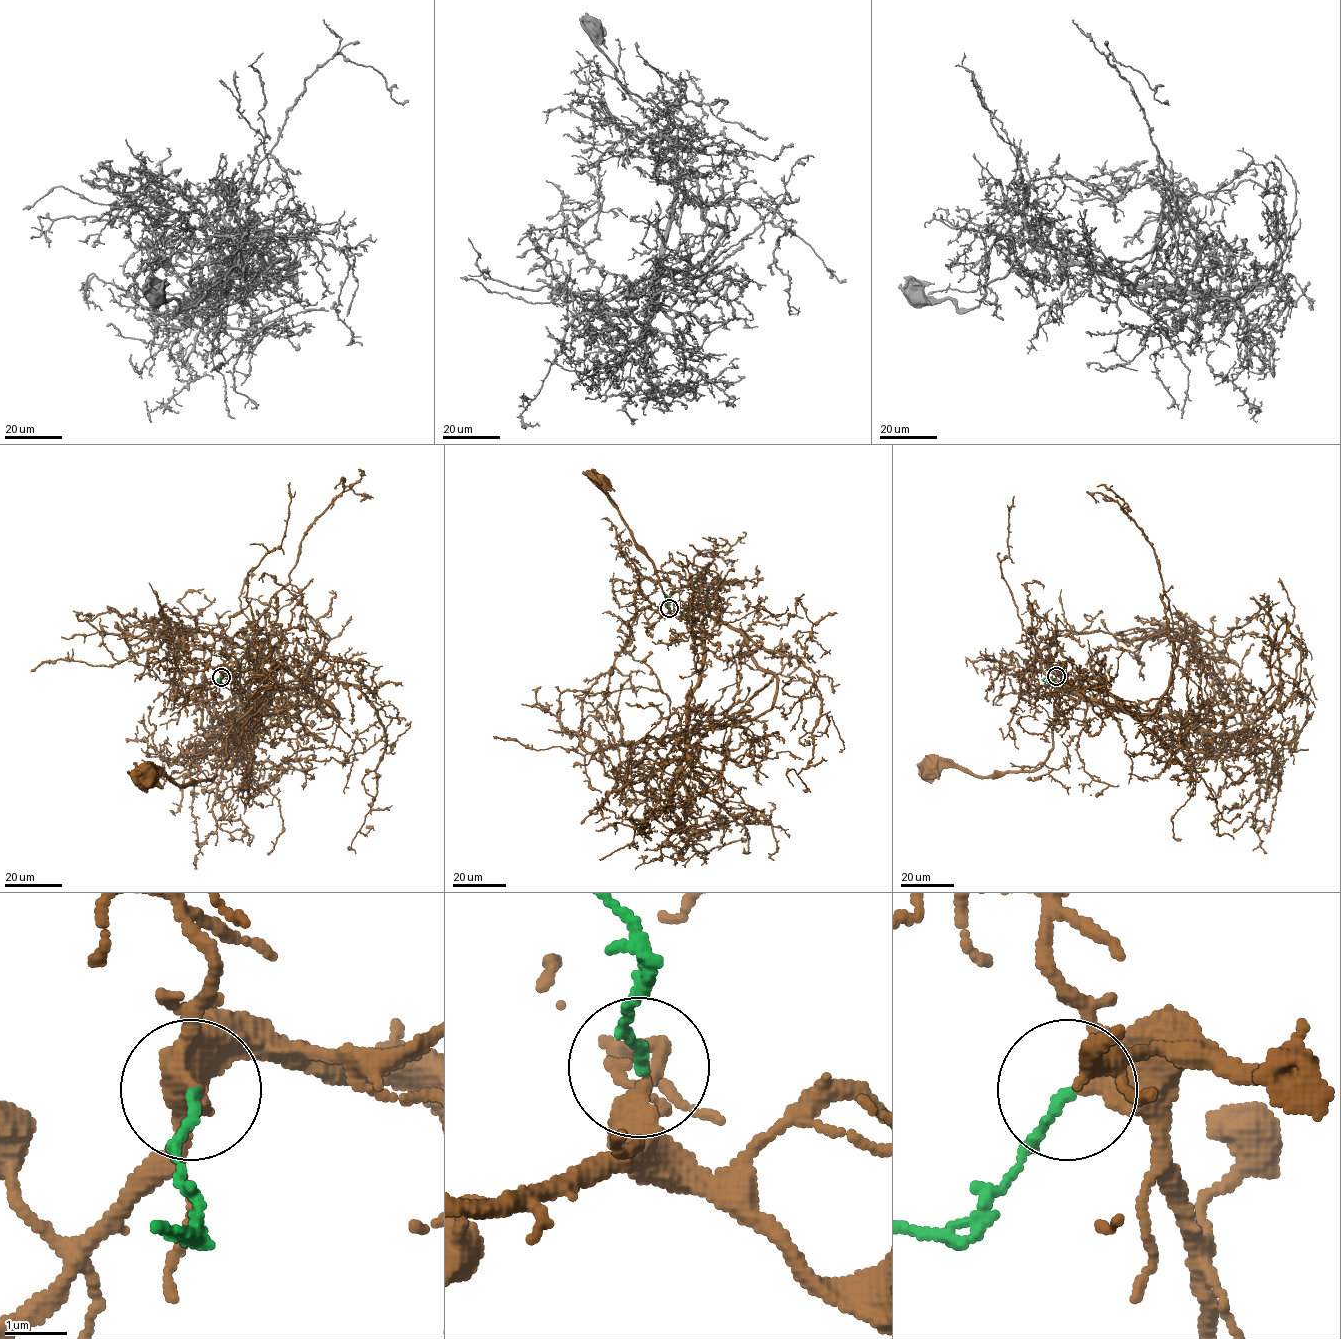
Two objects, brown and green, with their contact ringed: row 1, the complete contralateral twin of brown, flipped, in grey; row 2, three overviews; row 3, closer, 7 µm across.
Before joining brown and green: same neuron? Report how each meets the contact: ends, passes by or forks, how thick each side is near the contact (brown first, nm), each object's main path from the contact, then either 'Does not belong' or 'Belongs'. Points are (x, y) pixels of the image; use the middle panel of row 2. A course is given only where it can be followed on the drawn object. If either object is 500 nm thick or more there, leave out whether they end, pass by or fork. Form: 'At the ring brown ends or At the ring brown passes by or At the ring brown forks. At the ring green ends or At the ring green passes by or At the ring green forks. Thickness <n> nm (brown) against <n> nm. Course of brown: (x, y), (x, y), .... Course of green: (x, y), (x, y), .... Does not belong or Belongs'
At the ring brown passes by. At the ring green ends. Thickness 320 nm (brown) against 140 nm. Course of brown: (669, 609), (697, 624), (708, 615), (700, 606), (679, 607), (665, 596), (652, 560), (601, 478). Course of green: (669, 609), (665, 595). Belongs

